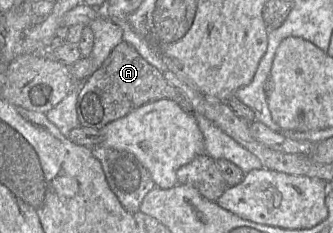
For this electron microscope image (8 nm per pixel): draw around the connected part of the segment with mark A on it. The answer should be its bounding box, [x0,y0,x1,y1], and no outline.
[76,40,194,129]

